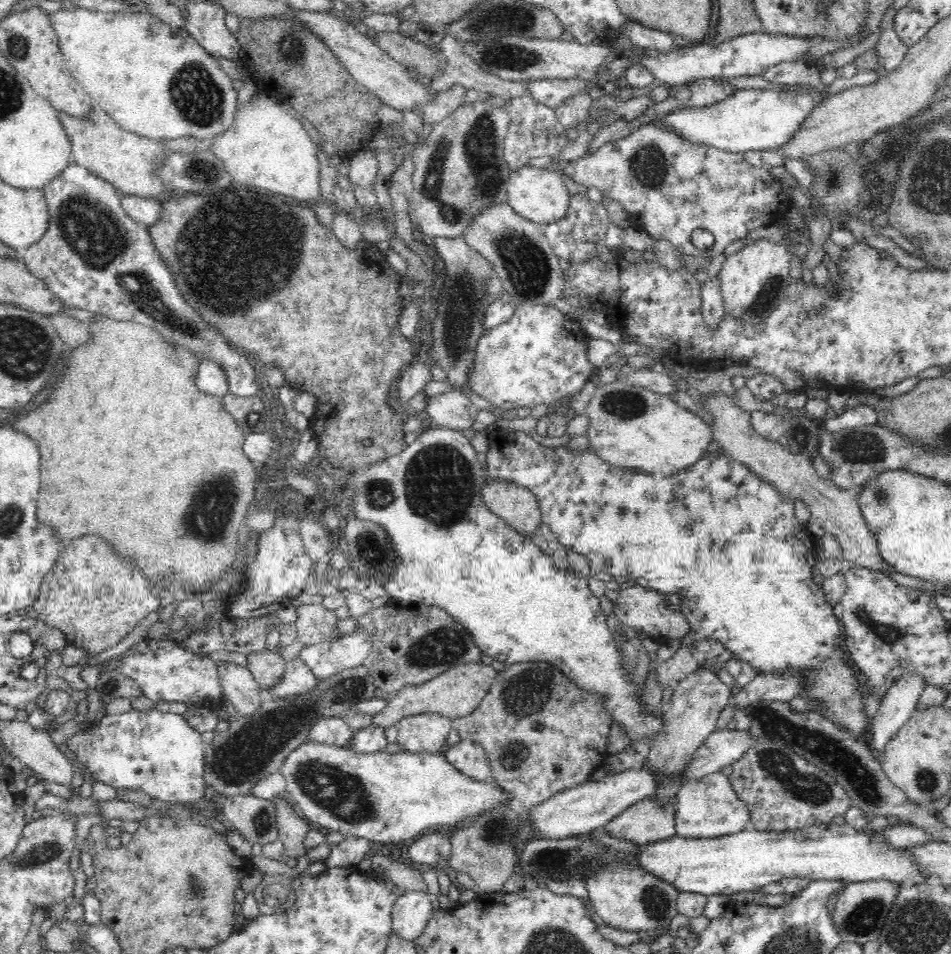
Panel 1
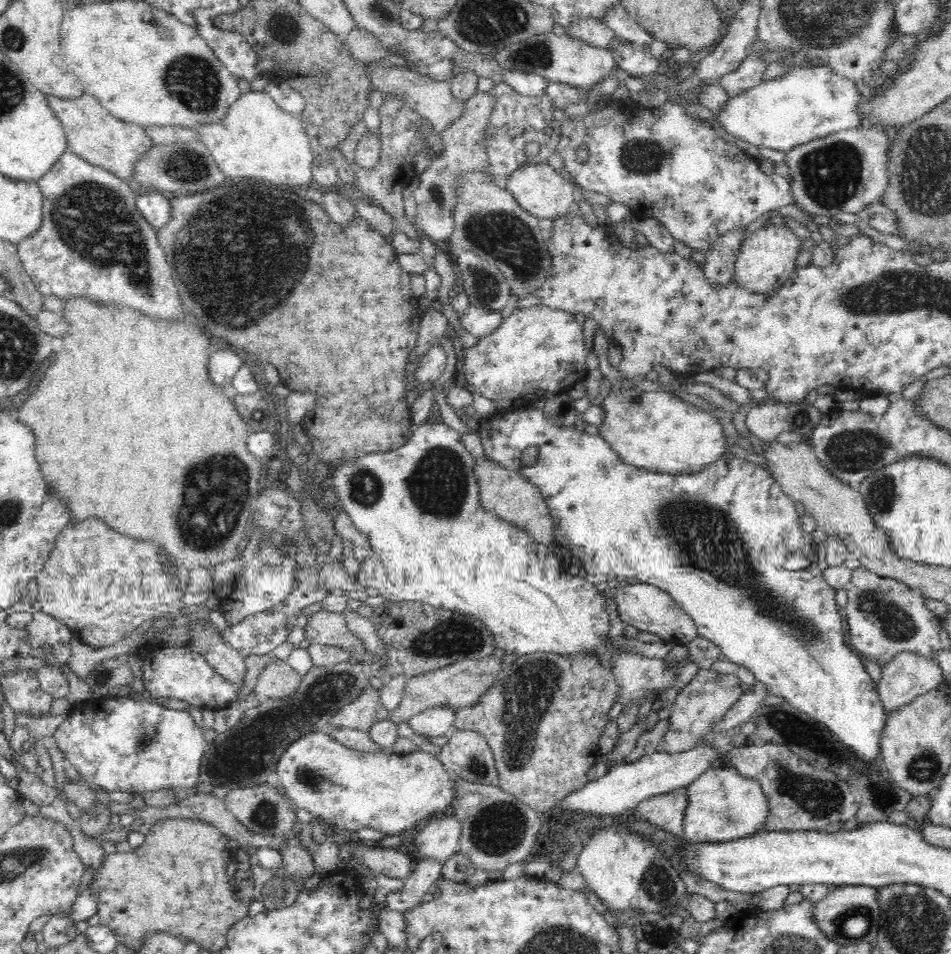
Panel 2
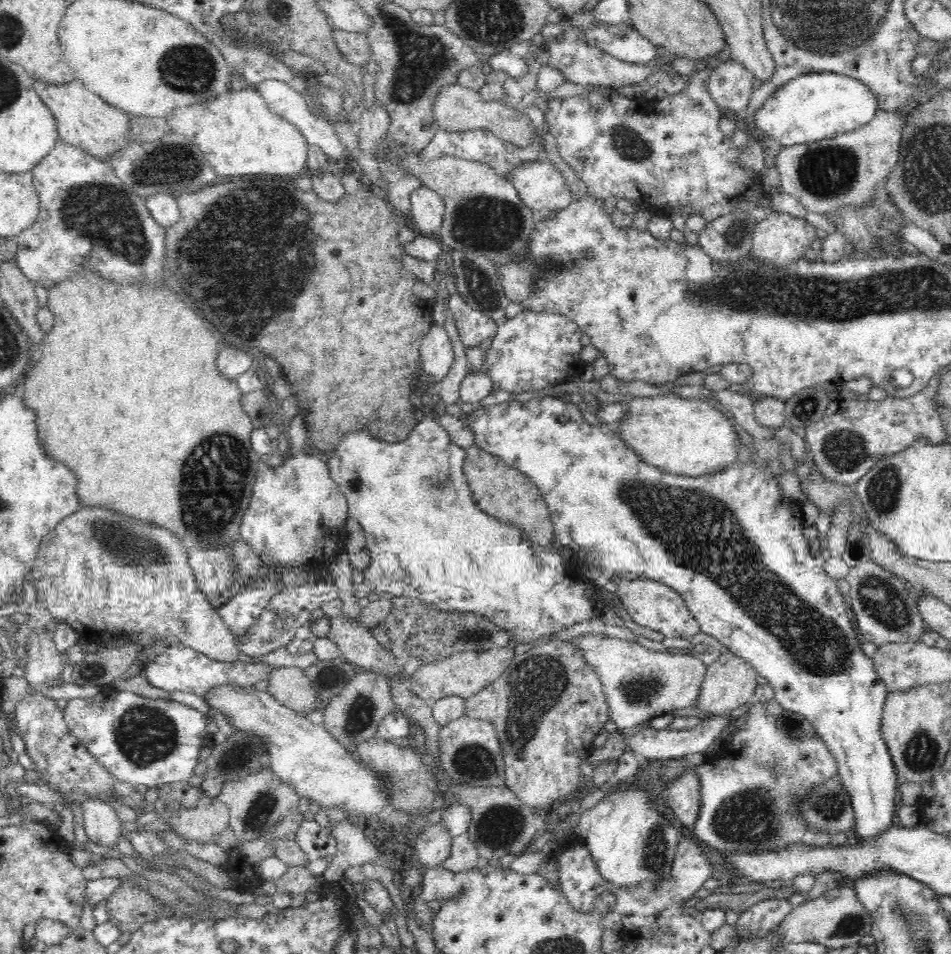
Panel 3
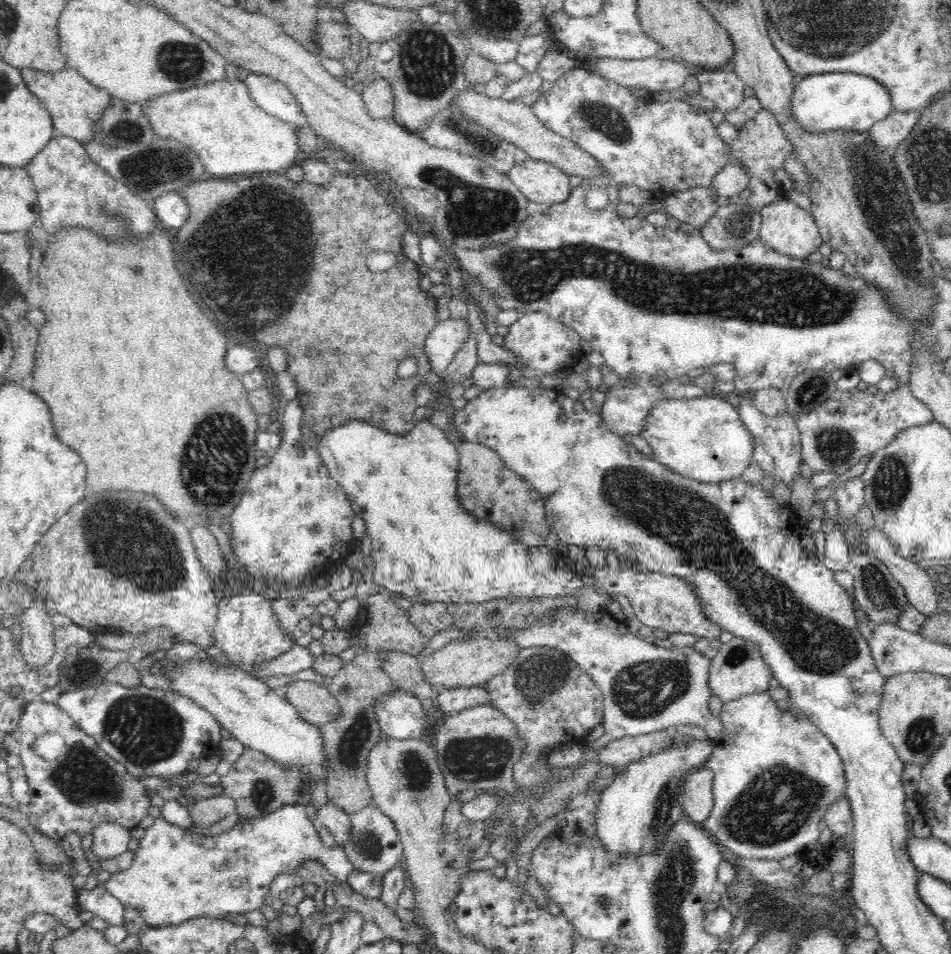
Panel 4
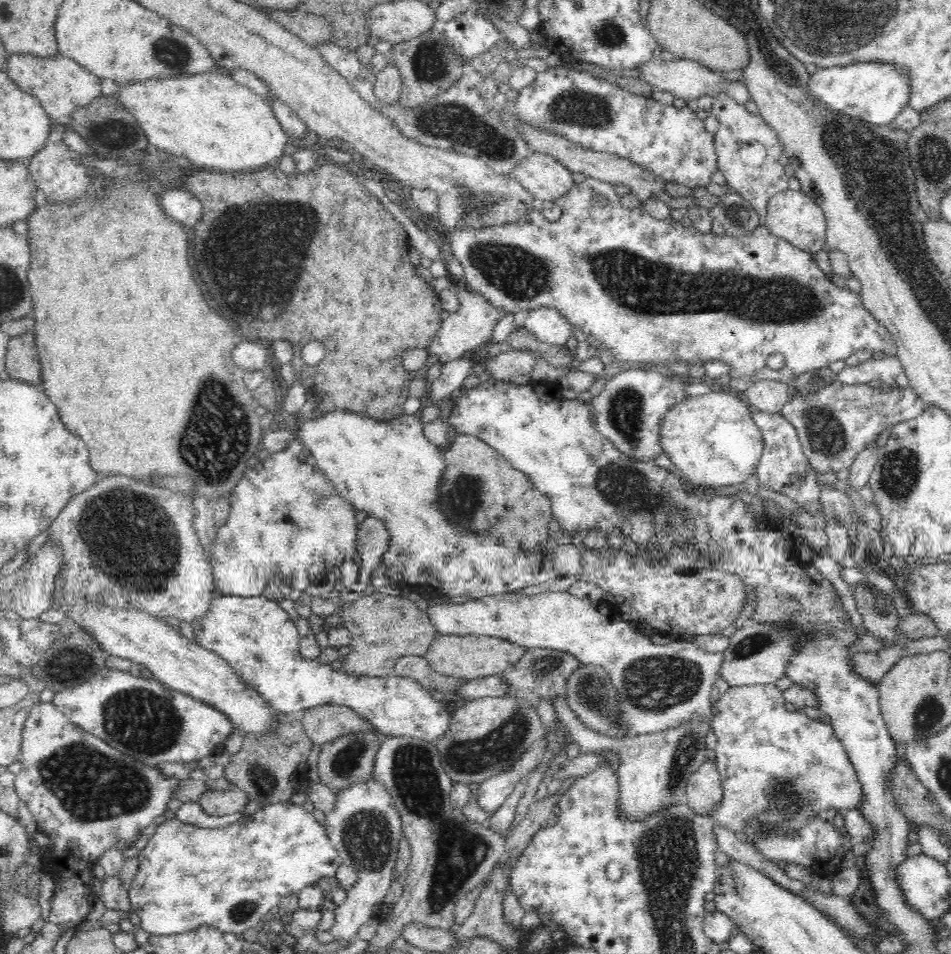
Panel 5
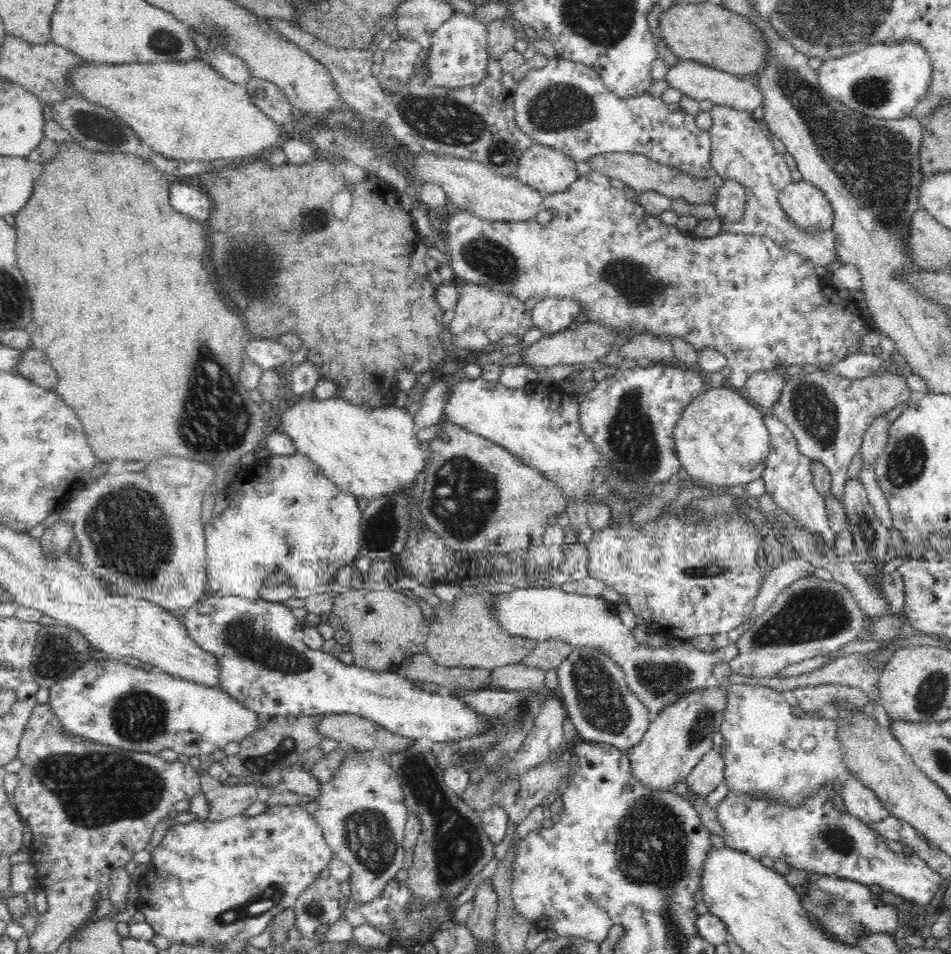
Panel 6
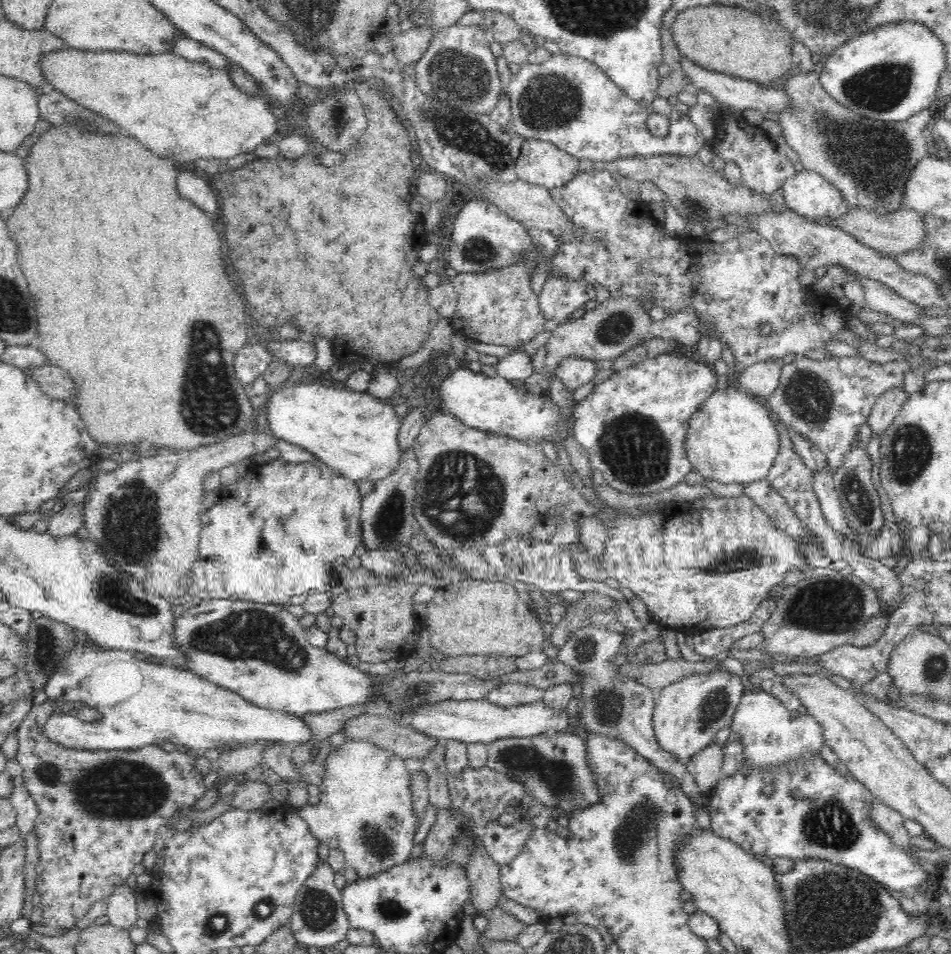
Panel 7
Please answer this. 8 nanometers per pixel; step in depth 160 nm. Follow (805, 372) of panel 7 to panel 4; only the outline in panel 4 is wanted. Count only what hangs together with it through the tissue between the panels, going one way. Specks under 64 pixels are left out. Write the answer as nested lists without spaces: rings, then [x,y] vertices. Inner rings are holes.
[[[905,385],[890,392],[879,390],[876,394],[870,394],[866,389],[837,388],[814,410],[795,415],[795,421],[801,432],[804,462],[818,475],[826,472],[840,475],[854,468],[862,458],[884,448],[901,430],[923,425],[934,421],[934,418],[933,412],[914,398],[911,388]]]

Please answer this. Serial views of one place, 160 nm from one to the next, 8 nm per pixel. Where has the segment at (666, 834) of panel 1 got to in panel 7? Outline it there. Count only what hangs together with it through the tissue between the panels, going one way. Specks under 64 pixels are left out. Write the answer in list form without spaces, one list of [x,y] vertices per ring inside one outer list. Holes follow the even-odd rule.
[[[712,743],[692,755],[687,760],[688,773],[694,778],[699,792],[706,796],[723,777],[722,766],[724,760],[724,746]]]

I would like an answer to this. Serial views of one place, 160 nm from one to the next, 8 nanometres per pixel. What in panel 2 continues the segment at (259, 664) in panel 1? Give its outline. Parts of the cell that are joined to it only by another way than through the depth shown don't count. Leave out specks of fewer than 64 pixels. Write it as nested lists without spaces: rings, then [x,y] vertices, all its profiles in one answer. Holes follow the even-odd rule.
[[[274,659],[260,673],[254,693],[260,699],[286,699],[296,694],[302,680],[286,662]]]

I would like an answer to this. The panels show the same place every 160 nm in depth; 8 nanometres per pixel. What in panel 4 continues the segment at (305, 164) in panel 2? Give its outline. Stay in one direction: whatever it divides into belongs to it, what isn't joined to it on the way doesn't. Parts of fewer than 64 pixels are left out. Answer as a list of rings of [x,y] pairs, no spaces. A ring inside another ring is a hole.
[[[224,78],[203,82],[187,89],[168,91],[154,95],[143,102],[143,111],[157,139],[181,142],[196,152],[208,176],[234,176],[234,174],[264,173],[276,170],[285,172],[295,166],[302,153],[297,143],[296,131],[277,116],[262,110],[249,95],[244,80],[228,81]]]

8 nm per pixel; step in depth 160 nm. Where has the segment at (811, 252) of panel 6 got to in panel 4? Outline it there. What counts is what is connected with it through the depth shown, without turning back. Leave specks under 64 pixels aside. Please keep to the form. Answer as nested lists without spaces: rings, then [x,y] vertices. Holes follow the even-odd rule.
[[[701,69],[695,77],[702,98],[712,100],[715,108],[724,114],[734,112],[745,98],[743,90],[746,86],[735,71]],[[760,108],[755,117],[742,122],[737,127],[737,135],[727,142],[727,146],[728,165],[740,167],[749,177],[747,188],[750,188],[750,198],[747,199],[746,204],[760,212],[763,206],[784,196],[782,186],[776,182],[774,174],[783,167],[788,156],[791,156],[792,147],[771,112]]]

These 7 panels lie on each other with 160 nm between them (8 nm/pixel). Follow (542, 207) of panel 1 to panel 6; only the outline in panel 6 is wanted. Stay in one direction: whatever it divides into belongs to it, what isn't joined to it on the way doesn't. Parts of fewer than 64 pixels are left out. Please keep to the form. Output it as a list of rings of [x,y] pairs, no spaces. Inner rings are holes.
[[[533,142],[520,158],[516,178],[549,196],[564,192],[576,182],[578,170],[566,154]]]

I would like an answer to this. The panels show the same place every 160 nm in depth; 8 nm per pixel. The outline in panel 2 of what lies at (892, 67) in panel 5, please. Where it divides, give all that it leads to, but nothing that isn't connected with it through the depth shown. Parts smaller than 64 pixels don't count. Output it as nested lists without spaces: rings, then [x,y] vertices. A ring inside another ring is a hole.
[[[826,66],[797,67],[785,75],[729,98],[716,120],[735,138],[750,145],[790,151],[796,146],[841,130],[862,126],[862,94],[852,79],[834,74]]]

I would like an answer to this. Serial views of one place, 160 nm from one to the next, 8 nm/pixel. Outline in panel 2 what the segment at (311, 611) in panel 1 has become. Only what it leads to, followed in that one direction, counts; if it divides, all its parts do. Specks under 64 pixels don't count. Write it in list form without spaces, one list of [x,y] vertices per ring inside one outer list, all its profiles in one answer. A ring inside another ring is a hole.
[[[323,608],[309,616],[305,628],[305,640],[312,643],[327,644],[346,650],[353,663],[372,665],[375,655],[366,644],[348,629],[343,613],[328,612]]]

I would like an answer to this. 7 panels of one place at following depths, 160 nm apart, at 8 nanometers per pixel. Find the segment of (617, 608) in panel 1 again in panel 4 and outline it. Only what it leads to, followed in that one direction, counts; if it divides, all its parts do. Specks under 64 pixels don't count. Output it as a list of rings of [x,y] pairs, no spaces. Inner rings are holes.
[[[605,566],[600,570],[593,570],[591,575],[594,577],[595,586],[602,588],[604,592],[627,596],[633,606],[634,616],[652,630],[658,628],[670,634],[682,632],[698,638],[718,639],[722,634],[723,628],[720,627],[720,624],[704,611],[700,596],[696,593],[698,587],[687,578],[666,574],[662,571],[646,572],[638,570],[635,566],[629,569],[621,567],[619,570],[612,570]]]

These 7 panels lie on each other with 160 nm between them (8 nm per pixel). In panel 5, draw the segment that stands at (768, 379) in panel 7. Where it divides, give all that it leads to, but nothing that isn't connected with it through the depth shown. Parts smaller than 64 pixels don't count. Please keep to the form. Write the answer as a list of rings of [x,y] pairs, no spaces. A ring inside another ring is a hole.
[[[761,380],[747,386],[746,390],[742,393],[742,396],[753,410],[774,414],[780,413],[784,403],[791,397],[789,390],[789,383]]]

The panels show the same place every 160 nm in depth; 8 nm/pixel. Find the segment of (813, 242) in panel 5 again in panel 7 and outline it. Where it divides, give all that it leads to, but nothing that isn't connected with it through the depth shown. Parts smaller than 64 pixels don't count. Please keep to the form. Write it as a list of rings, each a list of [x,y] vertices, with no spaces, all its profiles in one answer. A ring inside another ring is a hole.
[[[802,170],[782,186],[786,204],[808,219],[840,218],[851,208],[842,190],[814,170]]]

